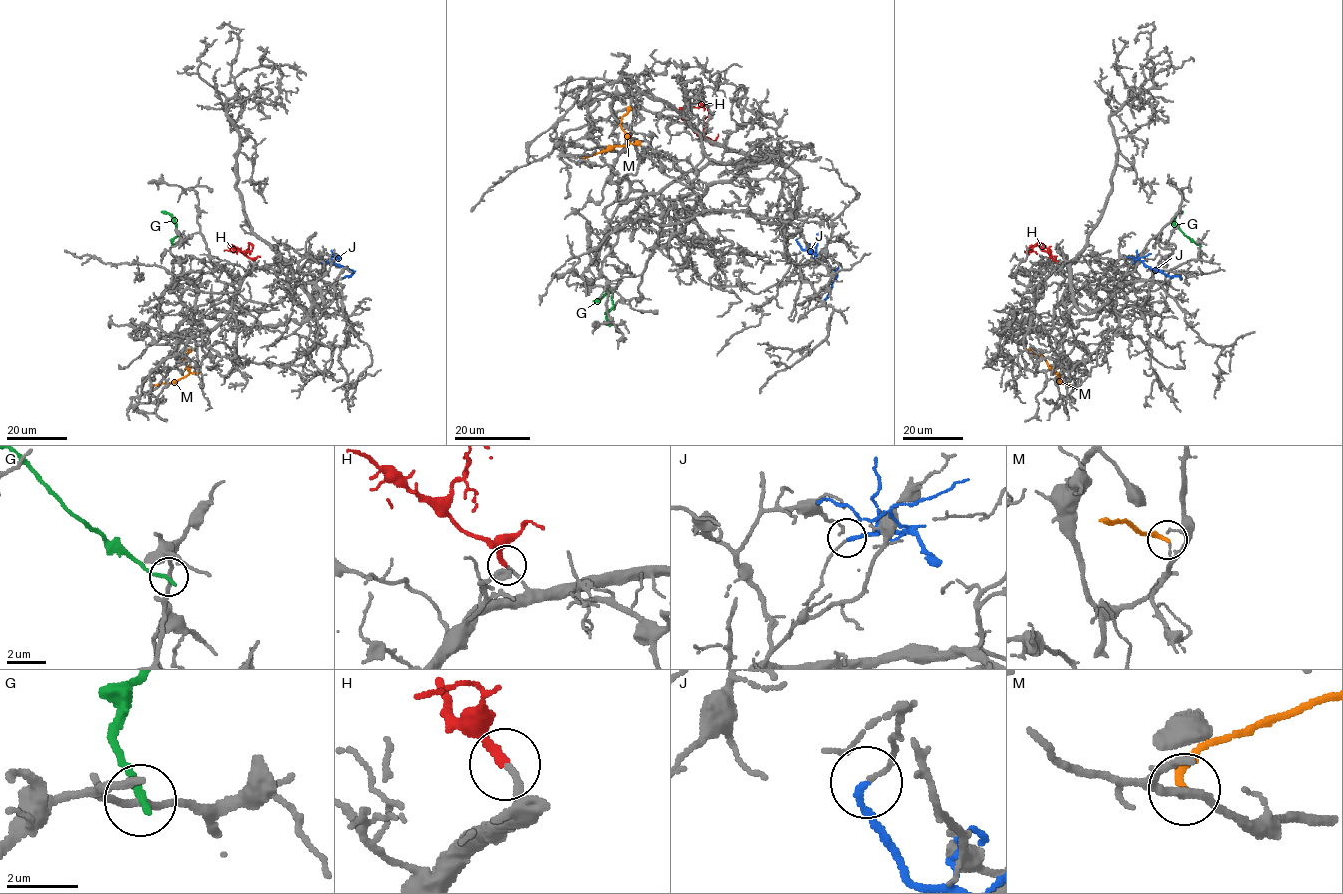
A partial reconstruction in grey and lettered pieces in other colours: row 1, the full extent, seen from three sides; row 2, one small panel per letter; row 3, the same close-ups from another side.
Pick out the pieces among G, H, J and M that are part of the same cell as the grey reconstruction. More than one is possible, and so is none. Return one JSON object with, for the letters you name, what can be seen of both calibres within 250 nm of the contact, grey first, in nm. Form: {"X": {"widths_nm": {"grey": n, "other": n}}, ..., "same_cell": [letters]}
{"H": {"widths_nm": {"grey": 160, "other": 280}}, "same_cell": ["H"]}

